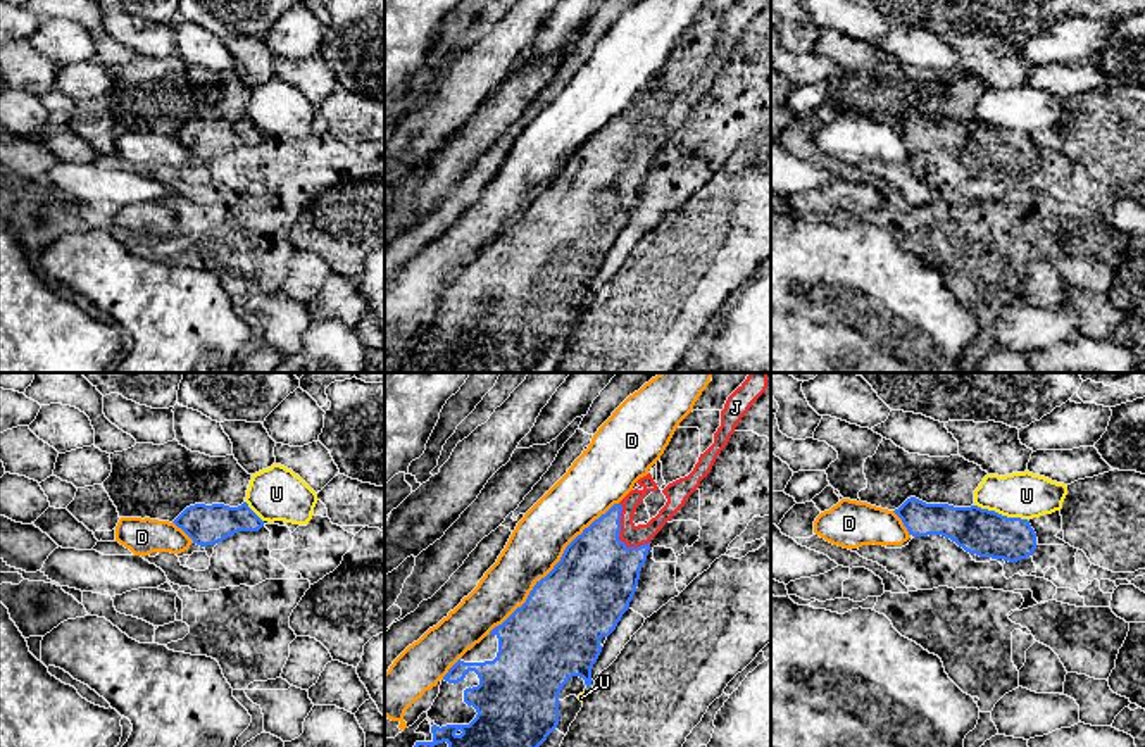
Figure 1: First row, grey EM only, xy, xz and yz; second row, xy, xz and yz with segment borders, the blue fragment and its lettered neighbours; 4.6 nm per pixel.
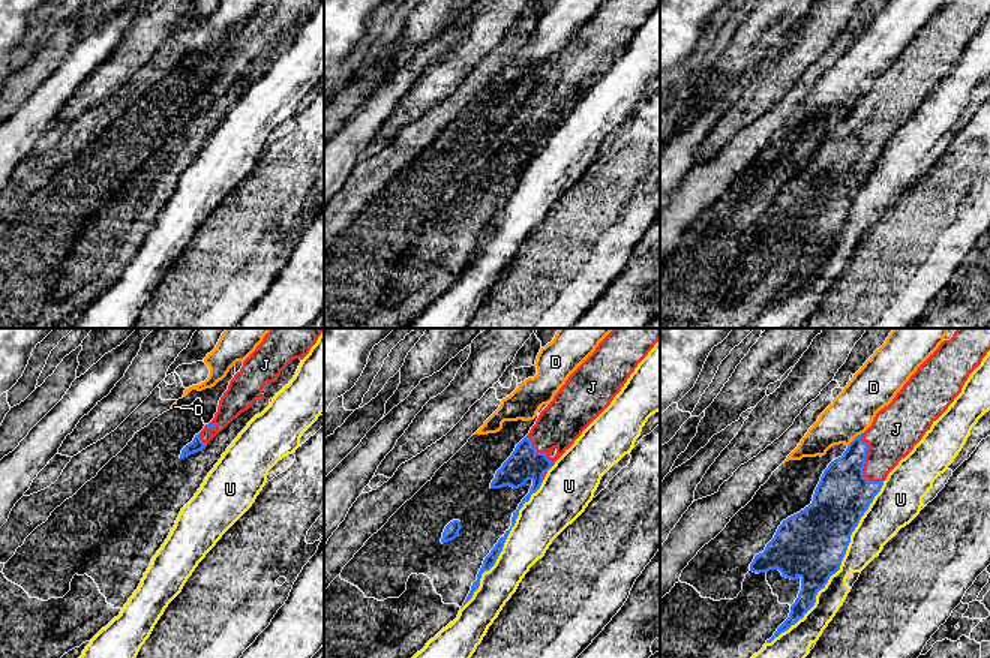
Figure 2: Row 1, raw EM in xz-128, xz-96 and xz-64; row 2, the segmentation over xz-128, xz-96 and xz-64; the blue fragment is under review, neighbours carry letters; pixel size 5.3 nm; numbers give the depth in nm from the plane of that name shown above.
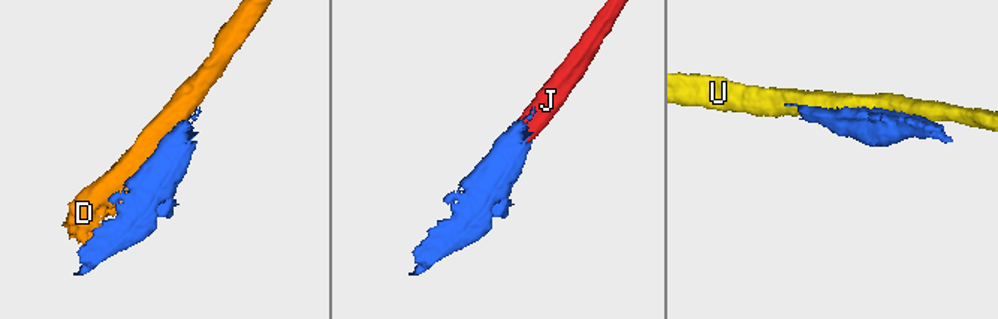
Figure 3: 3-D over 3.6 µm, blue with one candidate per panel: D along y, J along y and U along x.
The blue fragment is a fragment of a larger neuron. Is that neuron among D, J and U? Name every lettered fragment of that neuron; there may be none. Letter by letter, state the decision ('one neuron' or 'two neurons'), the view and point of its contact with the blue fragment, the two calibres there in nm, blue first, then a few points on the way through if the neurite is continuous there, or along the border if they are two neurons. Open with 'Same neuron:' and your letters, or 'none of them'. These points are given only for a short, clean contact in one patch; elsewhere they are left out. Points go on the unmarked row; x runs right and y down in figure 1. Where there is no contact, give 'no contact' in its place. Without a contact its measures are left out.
Same neuron: J
D: two neurons | xz (554, 180) | 400/260 nm
J: one neuron | xz (618, 149) | 380/100 nm | across xz (594, 195), (618, 149), (631, 149)
U: two neurons | yz (1001, 128) | 220/220 nm

